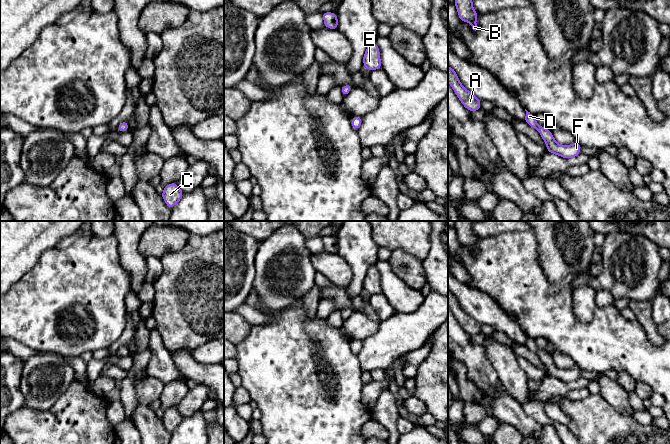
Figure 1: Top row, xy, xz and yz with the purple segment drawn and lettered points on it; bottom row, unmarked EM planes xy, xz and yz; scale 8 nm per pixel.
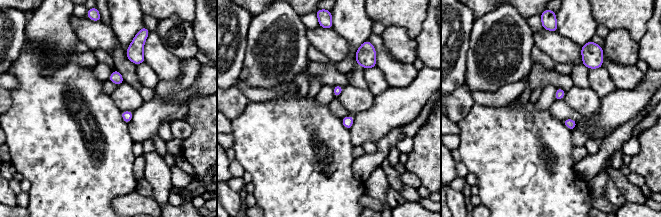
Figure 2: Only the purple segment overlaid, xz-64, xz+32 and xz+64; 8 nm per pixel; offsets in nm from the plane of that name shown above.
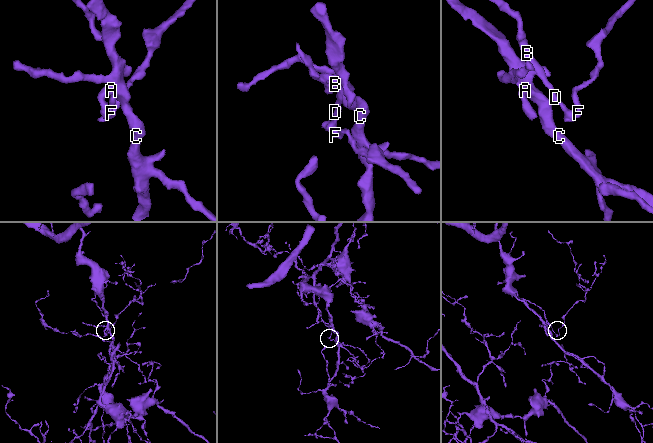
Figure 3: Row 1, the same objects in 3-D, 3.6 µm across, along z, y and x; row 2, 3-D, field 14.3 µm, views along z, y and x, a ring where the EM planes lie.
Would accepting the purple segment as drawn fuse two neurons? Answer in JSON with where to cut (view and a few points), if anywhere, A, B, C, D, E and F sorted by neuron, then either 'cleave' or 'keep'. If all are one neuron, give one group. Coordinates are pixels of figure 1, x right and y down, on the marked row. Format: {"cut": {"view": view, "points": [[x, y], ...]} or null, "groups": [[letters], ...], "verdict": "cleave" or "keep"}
{"cut": null, "groups": [["A", "B", "C", "D", "E", "F"]], "verdict": "keep"}

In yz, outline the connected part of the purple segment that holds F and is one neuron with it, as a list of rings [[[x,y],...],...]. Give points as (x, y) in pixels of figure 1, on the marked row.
[[[526,109],[526,115],[524,117],[525,122],[530,125],[532,128],[537,129],[542,139],[544,140],[547,146],[547,152],[553,153],[565,159],[570,159],[576,157],[581,153],[581,145],[577,140],[572,145],[560,145],[556,142],[555,138],[552,135],[552,132],[545,127],[541,127],[535,116],[528,112]]]

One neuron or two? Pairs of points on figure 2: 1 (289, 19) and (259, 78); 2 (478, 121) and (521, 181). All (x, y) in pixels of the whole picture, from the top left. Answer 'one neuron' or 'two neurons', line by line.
1: one neuron
2: one neuron

